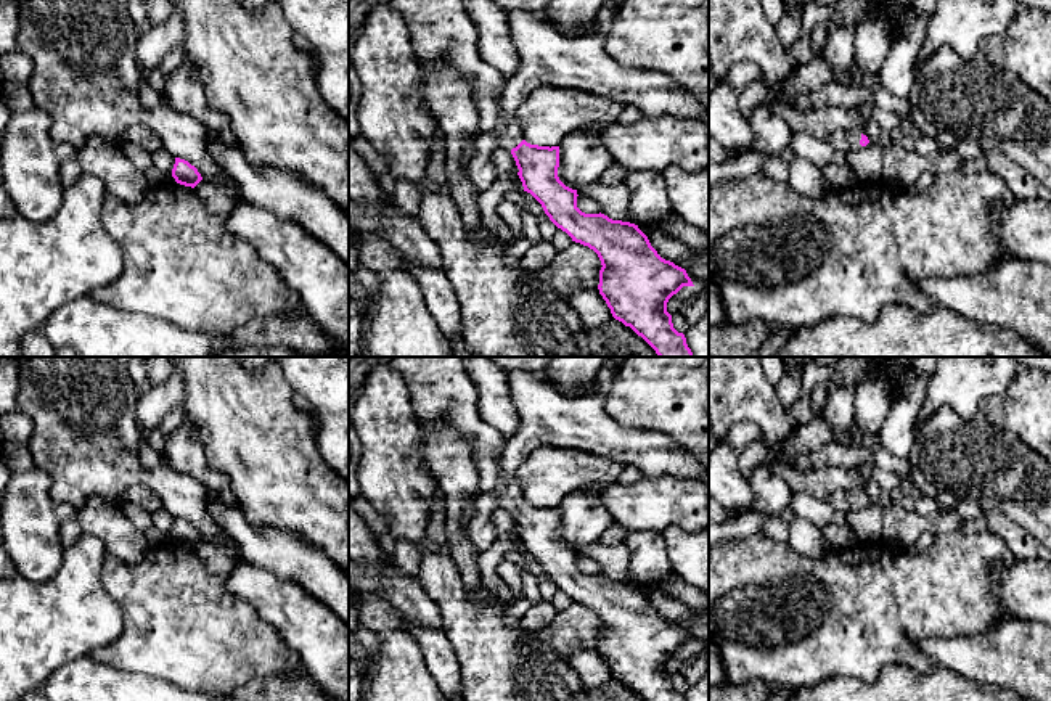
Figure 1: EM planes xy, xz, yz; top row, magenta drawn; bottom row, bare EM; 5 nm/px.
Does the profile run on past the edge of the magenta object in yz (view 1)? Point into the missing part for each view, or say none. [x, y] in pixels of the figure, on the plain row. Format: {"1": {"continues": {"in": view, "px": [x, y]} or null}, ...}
{"1": {"continues": {"in": "yz", "px": [844, 500]}}}

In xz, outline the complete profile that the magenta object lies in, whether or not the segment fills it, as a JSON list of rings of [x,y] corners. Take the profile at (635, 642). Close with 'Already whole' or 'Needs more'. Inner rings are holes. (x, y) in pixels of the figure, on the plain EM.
[[[394,357],[389,365],[408,383],[411,405],[421,428],[432,428],[442,420],[468,442],[477,468],[481,492],[493,494],[500,508],[509,508],[519,529],[524,551],[543,568],[550,580],[566,592],[572,601],[593,609],[599,621],[599,654],[615,680],[630,687],[644,701],[686,701],[673,688],[667,672],[669,659],[683,646],[694,646],[686,630],[662,619],[638,585],[612,580],[604,574],[585,574],[577,568],[577,550],[566,547],[558,537],[559,506],[530,505],[522,498],[516,482],[505,481],[500,469],[503,436],[479,415],[479,397],[464,368],[463,357]]]. Needs more

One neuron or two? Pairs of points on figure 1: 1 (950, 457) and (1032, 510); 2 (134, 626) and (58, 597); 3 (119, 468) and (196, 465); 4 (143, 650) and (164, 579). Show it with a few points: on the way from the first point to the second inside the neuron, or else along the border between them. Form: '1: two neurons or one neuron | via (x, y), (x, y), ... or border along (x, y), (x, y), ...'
1: one neuron | via (971, 459), (987, 465), (1011, 489)
2: two neurons | border along (103, 589), (119, 608), (121, 632), (97, 648)
3: two neurons | border along (164, 462), (175, 471), (192, 476), (203, 484)
4: one neuron | via (161, 632), (164, 629), (164, 597)

